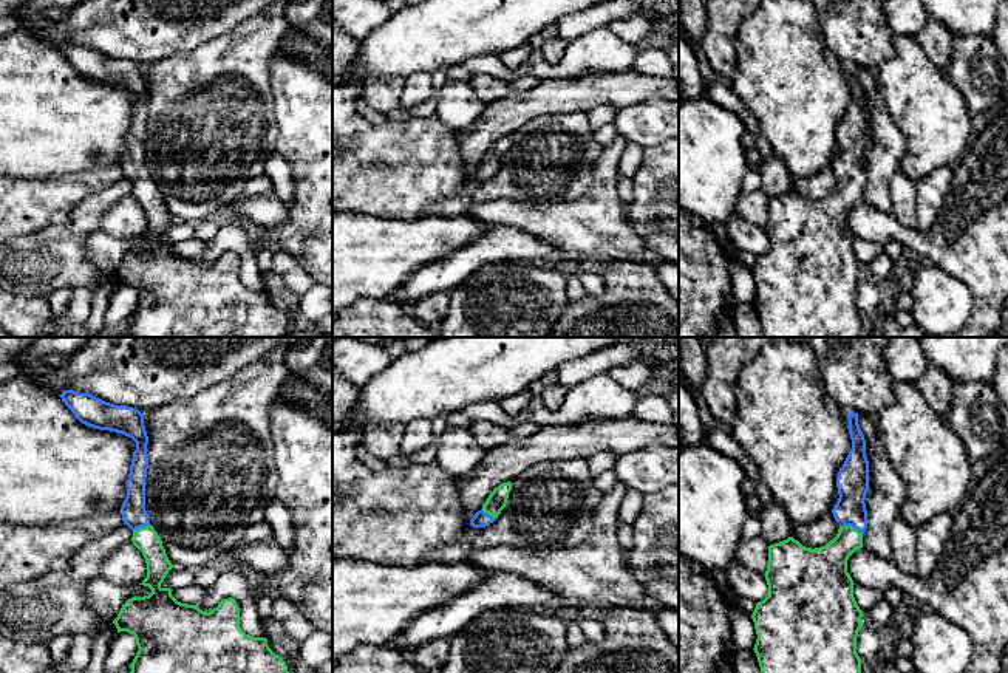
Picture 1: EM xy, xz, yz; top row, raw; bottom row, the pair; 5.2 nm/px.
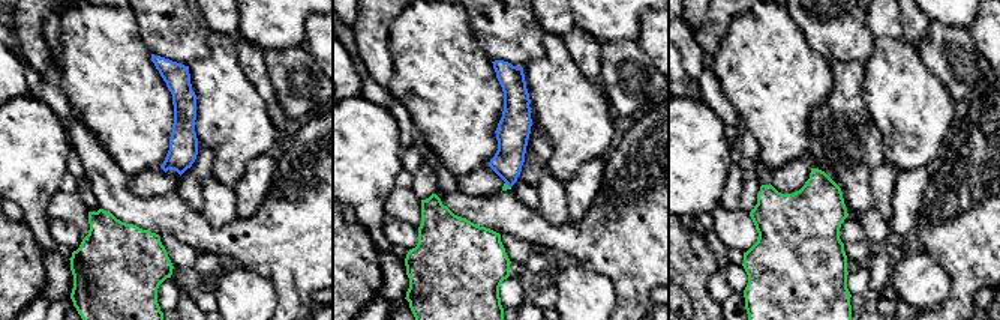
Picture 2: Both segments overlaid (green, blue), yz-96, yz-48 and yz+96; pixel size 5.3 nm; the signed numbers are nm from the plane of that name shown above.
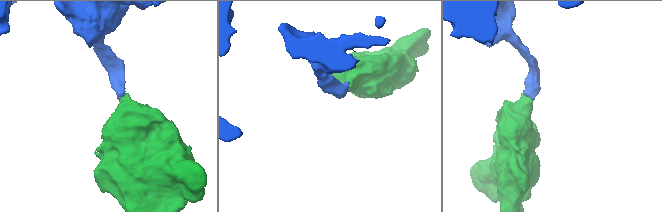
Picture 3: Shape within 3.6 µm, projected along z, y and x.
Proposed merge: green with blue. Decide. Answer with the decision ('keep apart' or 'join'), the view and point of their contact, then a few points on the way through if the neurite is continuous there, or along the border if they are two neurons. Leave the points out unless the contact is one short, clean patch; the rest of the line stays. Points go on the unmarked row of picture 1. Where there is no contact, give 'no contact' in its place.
join; meets green in yz at (851, 180); runs through yz (826, 220), (849, 192), (851, 180), (852, 135)

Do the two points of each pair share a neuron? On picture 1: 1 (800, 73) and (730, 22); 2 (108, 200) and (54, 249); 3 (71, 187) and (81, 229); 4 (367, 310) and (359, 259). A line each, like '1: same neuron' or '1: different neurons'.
1: different neurons
2: same neuron
3: different neurons
4: different neurons

